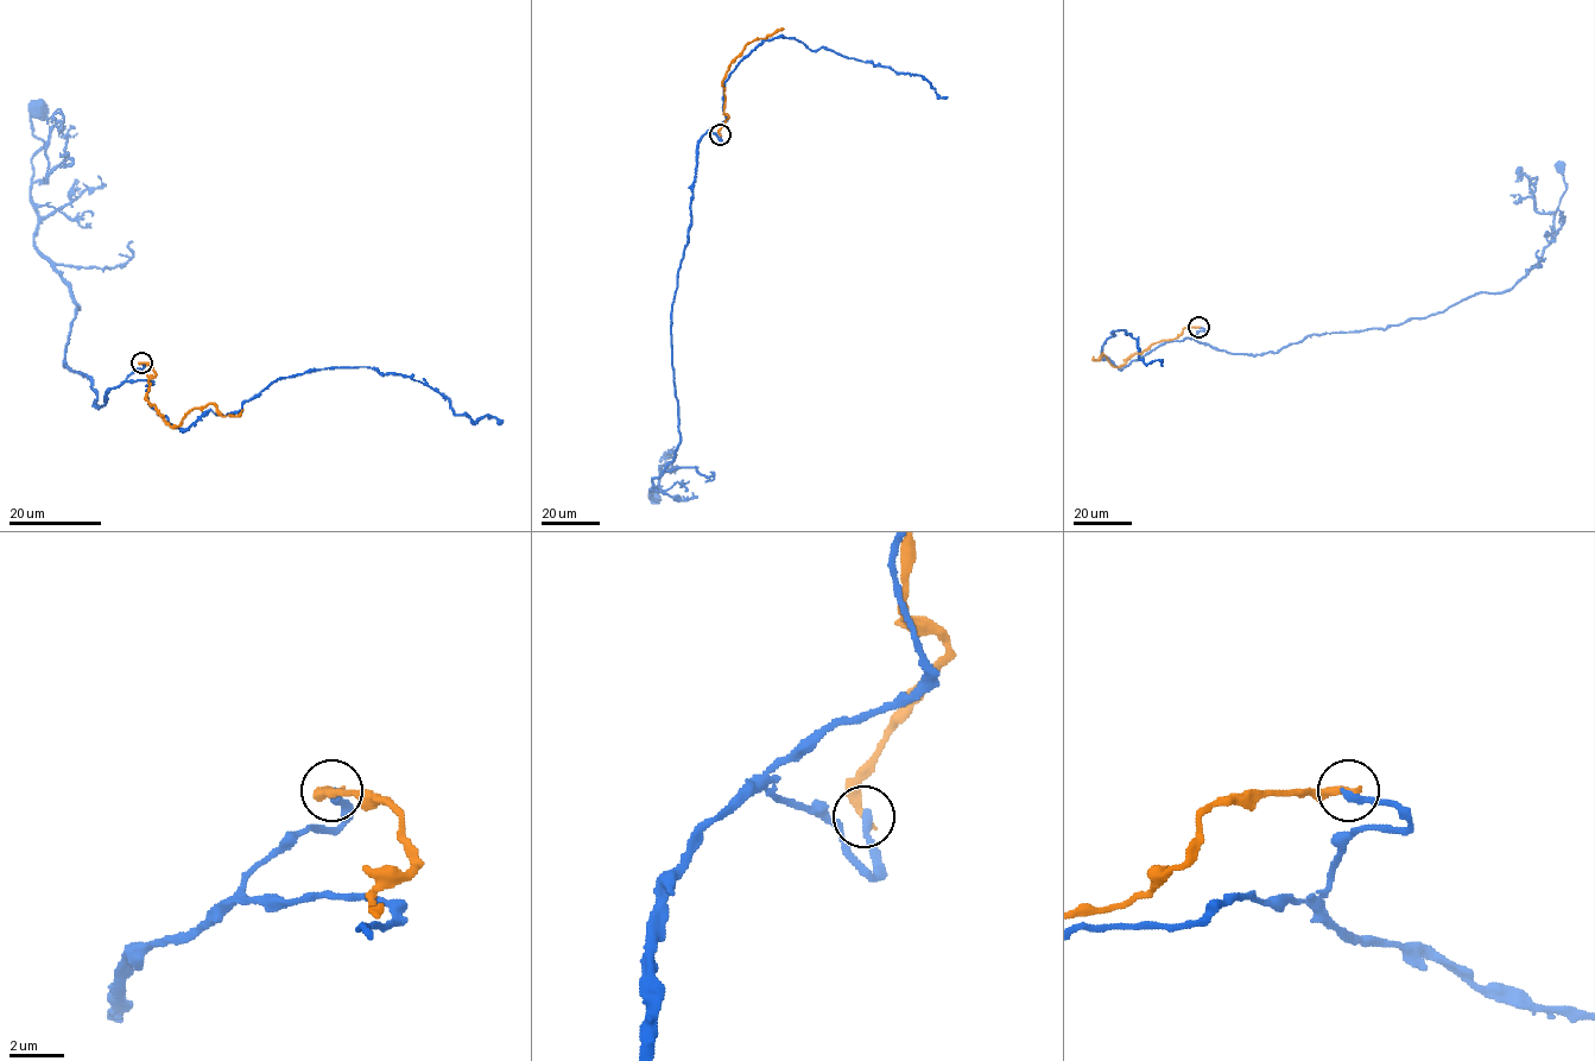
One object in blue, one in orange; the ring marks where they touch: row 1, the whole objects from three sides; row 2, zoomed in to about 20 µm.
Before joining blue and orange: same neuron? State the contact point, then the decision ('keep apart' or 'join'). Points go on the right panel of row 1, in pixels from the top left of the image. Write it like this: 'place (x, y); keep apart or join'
place (1198, 327); keep apart

